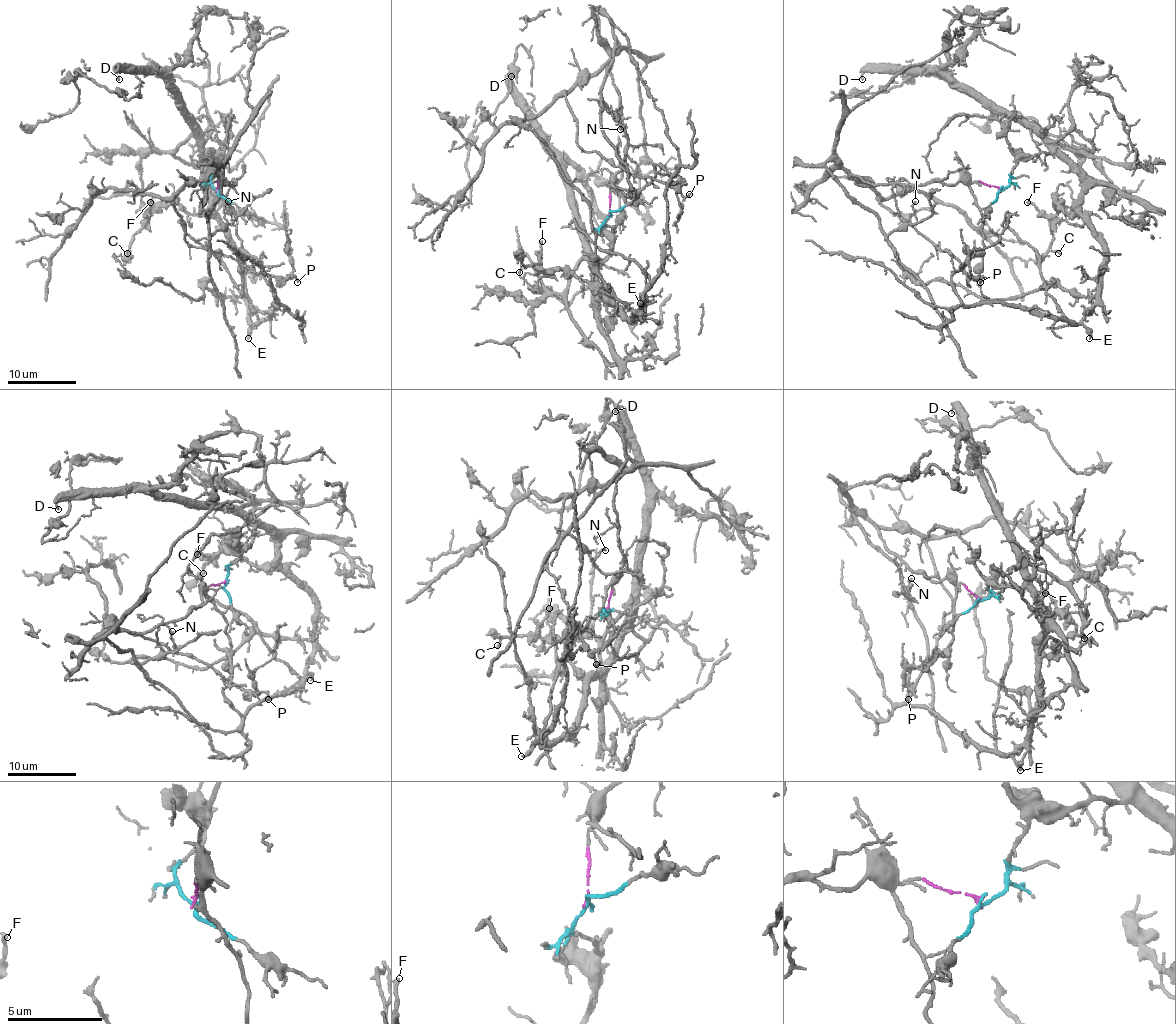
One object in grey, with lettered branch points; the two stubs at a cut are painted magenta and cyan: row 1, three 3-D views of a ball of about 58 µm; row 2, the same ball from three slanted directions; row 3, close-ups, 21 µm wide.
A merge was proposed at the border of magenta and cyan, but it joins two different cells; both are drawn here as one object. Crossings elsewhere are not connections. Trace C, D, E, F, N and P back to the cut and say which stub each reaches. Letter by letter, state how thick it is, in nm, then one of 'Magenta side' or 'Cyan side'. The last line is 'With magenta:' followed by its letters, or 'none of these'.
C: Thickness 170 nm. Cyan side
D: Thickness 110 nm. Cyan side
E: Thickness 240 nm. Cyan side
F: Thickness 200 nm. Cyan side
N: Thickness 140 nm. Magenta side
P: Thickness 90 nm. Magenta side
With magenta: N, P

